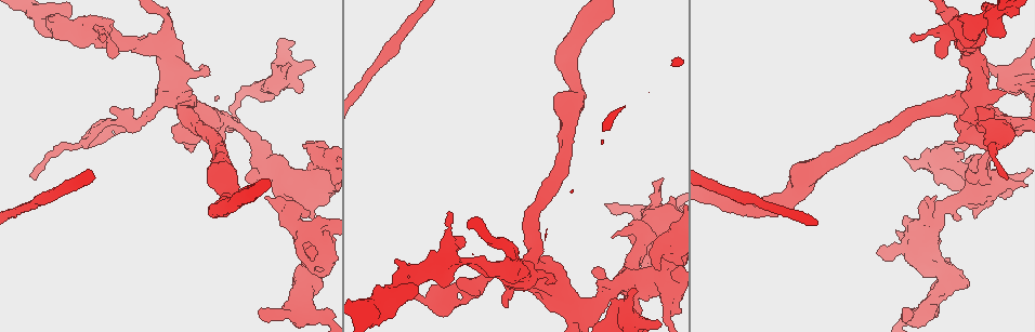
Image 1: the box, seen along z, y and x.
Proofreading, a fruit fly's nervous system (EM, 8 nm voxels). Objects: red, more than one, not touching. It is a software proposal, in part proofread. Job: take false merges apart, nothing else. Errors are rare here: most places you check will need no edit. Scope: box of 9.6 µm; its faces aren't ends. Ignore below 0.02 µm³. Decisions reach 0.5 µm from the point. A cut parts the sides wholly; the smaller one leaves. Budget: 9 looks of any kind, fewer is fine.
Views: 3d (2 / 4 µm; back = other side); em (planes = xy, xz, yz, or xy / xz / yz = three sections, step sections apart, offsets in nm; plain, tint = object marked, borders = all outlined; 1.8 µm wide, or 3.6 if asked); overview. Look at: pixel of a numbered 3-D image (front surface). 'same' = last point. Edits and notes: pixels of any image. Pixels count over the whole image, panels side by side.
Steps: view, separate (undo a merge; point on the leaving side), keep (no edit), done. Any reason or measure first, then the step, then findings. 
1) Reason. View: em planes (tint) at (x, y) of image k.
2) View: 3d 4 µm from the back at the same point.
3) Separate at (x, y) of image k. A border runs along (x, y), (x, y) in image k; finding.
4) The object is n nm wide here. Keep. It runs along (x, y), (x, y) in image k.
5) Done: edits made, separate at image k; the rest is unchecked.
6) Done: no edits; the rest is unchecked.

Abrupt turn. View: 3d 4 µm at (990, 188) of image 1.

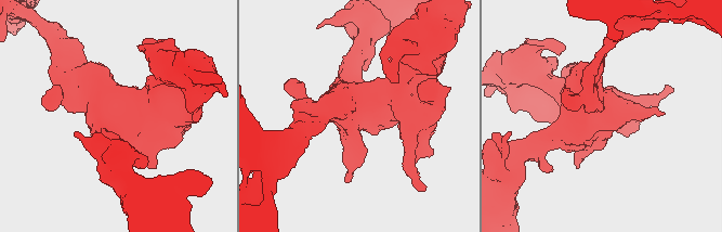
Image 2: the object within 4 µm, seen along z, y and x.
Shape alone is not enough. View: em 3.6 µm planes (tint) at (351, 120) of image 2.

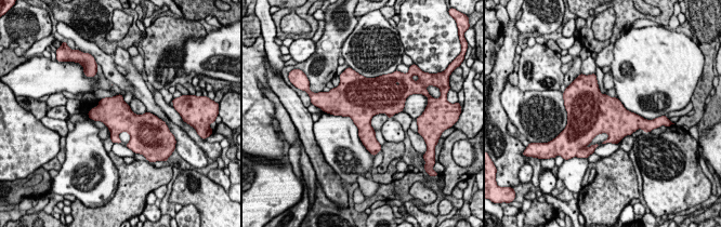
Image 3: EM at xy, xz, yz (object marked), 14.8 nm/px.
Keep. Continuous, no second neuron.

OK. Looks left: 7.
Two arms in line, one across. View: 3d 2 µm at (513, 266) of image 1.

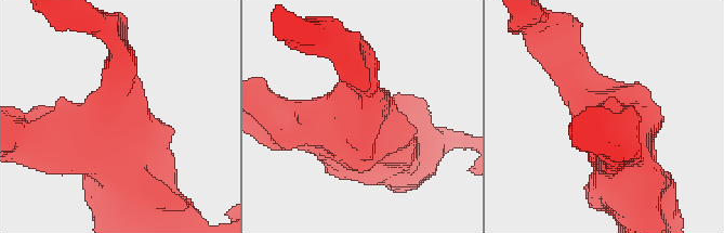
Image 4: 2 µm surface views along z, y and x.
3 arms meet here; the arms are 220, 360, 500 nm wide. View: em planes (tint) at (113, 116) of image 4.

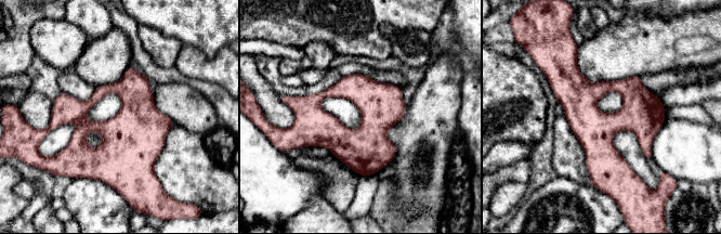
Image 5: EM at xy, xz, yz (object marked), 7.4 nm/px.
Keep. Continuous, no second neuron.

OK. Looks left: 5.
Sharp bend. View: em planes (tint) at (38, 12) of image 1.

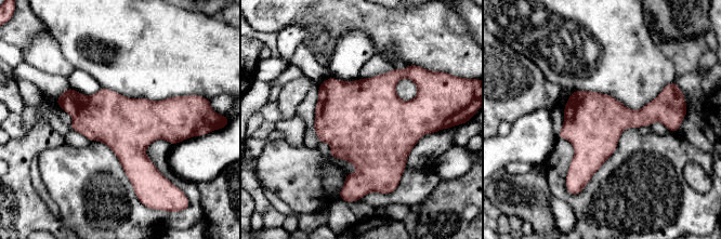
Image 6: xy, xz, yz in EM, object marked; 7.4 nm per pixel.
Keep. Continuous, no second neuron.

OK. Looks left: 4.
Four-way junction. View: 3d 4 µm at (310, 313) of image 1.

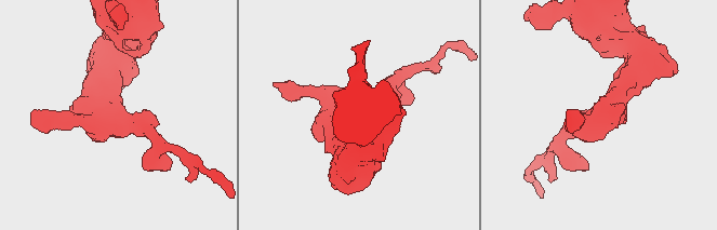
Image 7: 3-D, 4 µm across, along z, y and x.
Shape alone is not enough. View: em 3.6 µm planes (tint) at (113, 120) of image 7.

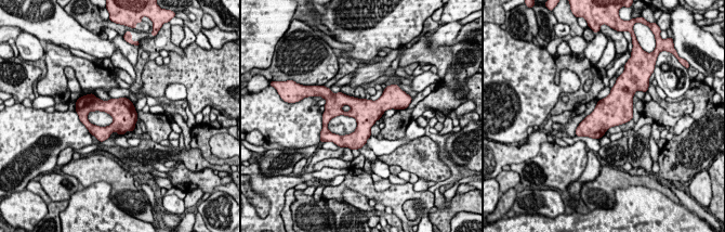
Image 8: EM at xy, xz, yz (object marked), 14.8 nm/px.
4 arms meet here. Keep. Continuous, no second neuron.

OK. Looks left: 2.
Done: no edits; the rest is unchecked.

